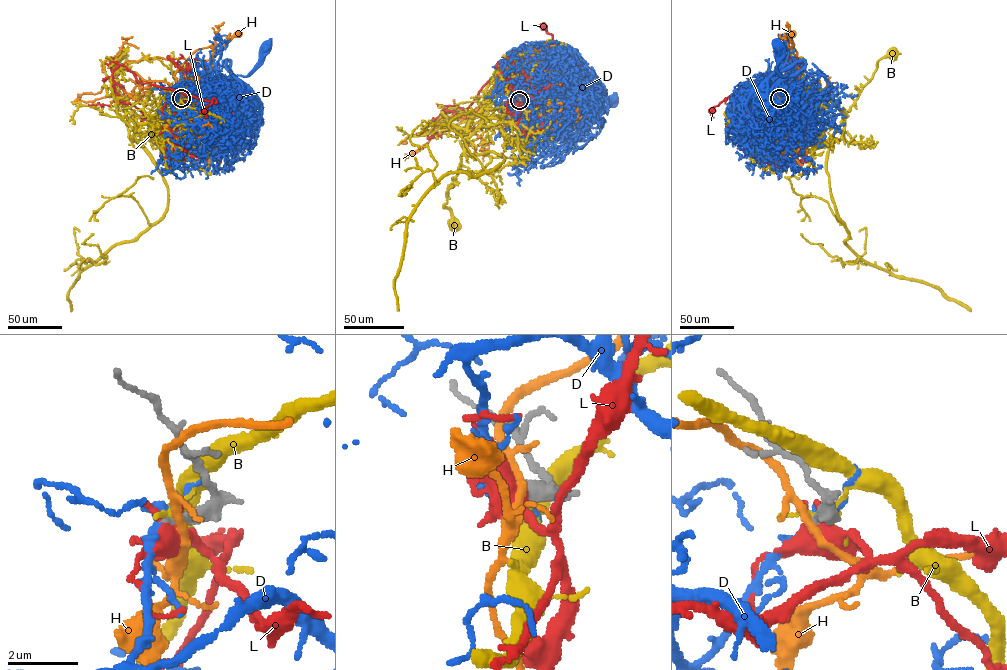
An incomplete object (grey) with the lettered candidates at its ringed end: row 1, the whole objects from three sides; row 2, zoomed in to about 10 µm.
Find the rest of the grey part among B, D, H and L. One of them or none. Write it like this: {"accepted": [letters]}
{"accepted": ["D"]}

